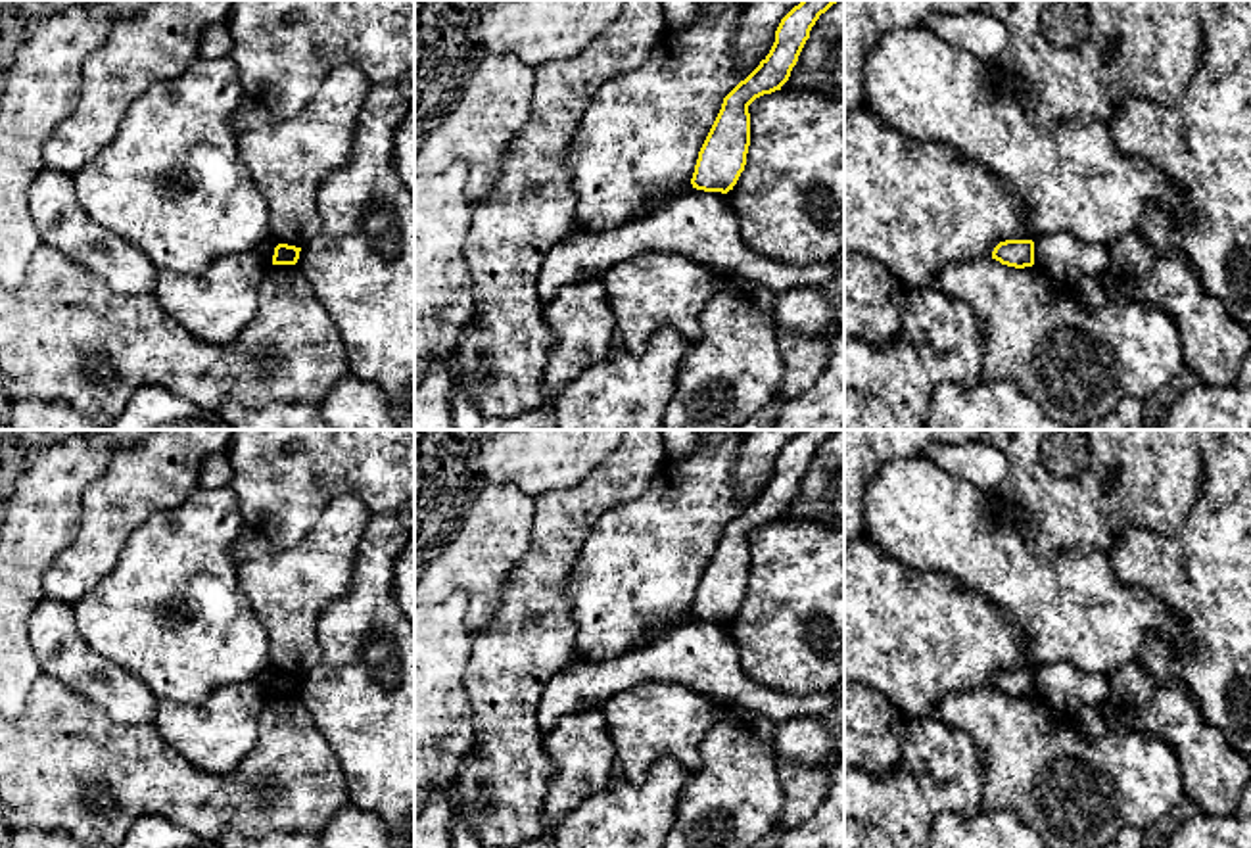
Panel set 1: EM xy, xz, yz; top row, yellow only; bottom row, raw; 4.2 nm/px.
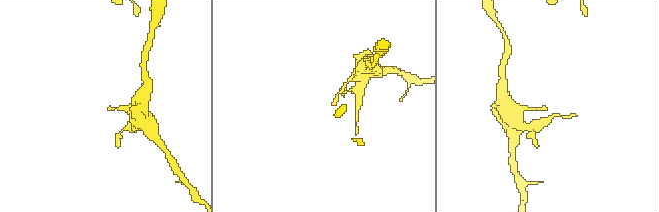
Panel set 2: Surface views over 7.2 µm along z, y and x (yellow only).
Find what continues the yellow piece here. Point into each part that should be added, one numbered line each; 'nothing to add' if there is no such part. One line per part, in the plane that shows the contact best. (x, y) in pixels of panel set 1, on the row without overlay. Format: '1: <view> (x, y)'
nothing to add

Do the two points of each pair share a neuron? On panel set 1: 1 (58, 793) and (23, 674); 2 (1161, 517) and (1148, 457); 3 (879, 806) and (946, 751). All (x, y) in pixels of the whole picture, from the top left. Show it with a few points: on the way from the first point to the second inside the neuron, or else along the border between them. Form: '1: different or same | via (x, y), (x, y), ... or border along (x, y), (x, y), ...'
1: different | border along (43, 674), (33, 685), (20, 716)
2: same | via (1161, 501), (1157, 472)
3: same | via (896, 800), (921, 776), (921, 770), (929, 766)

